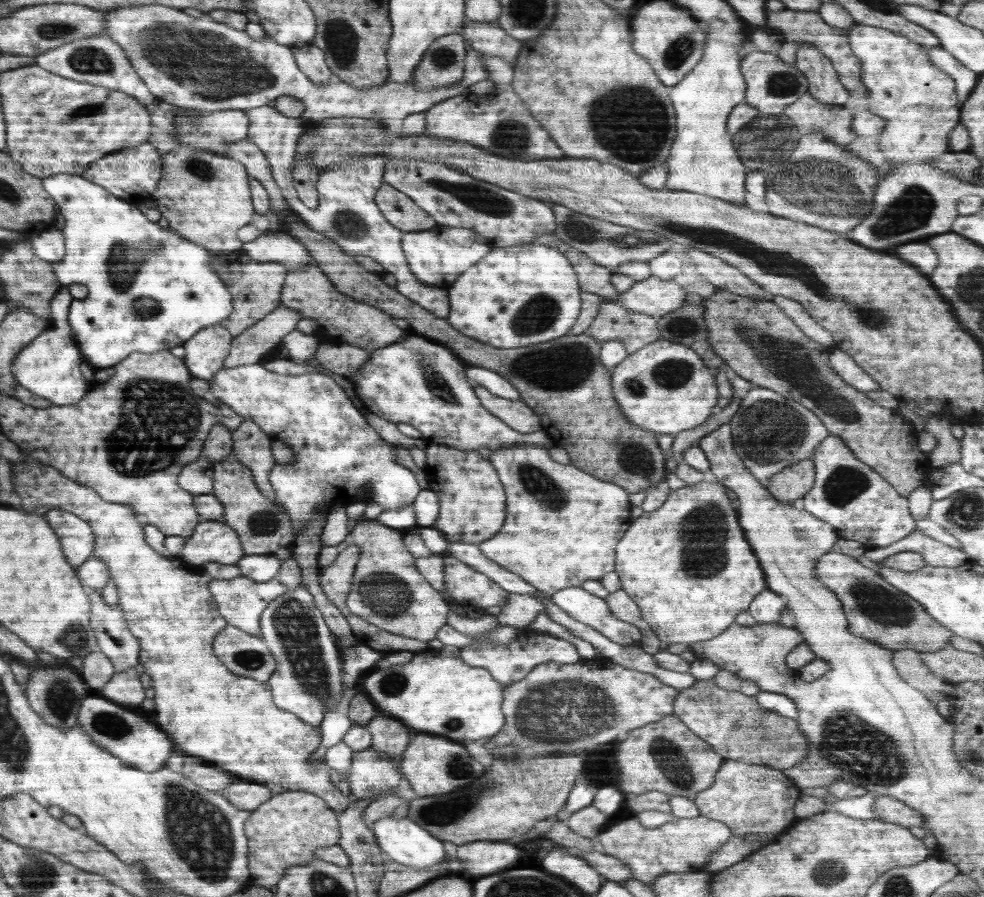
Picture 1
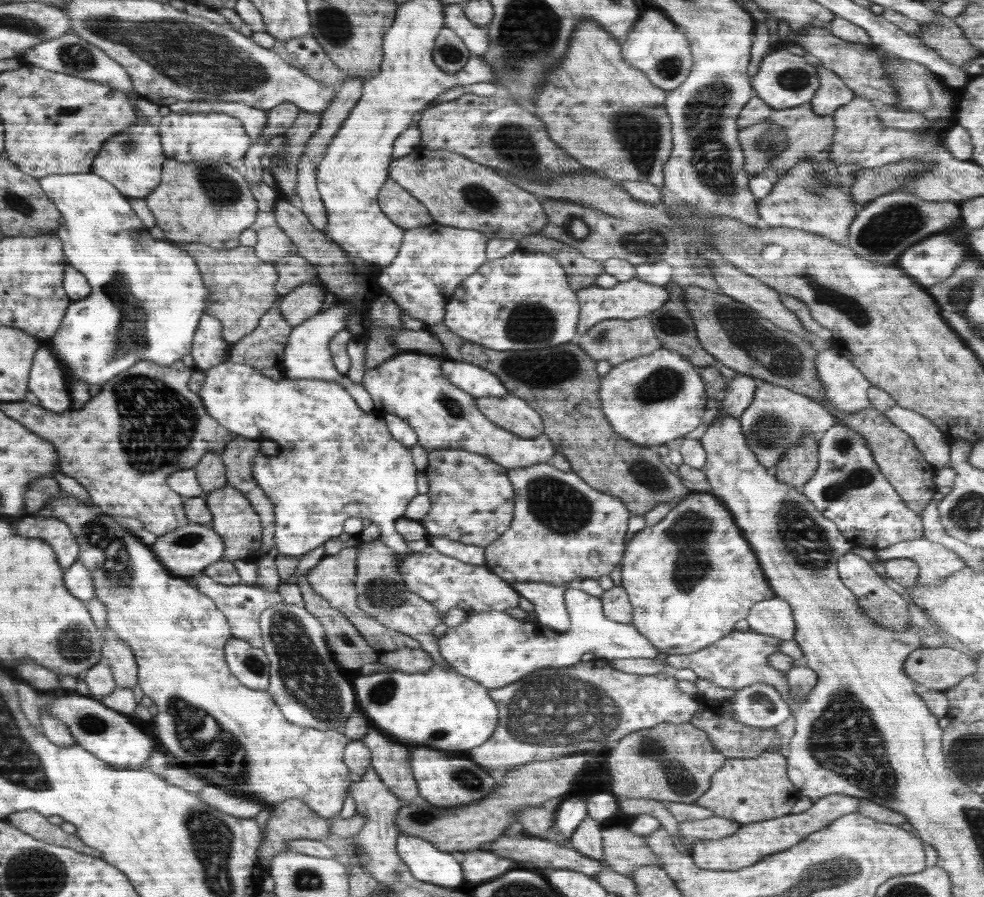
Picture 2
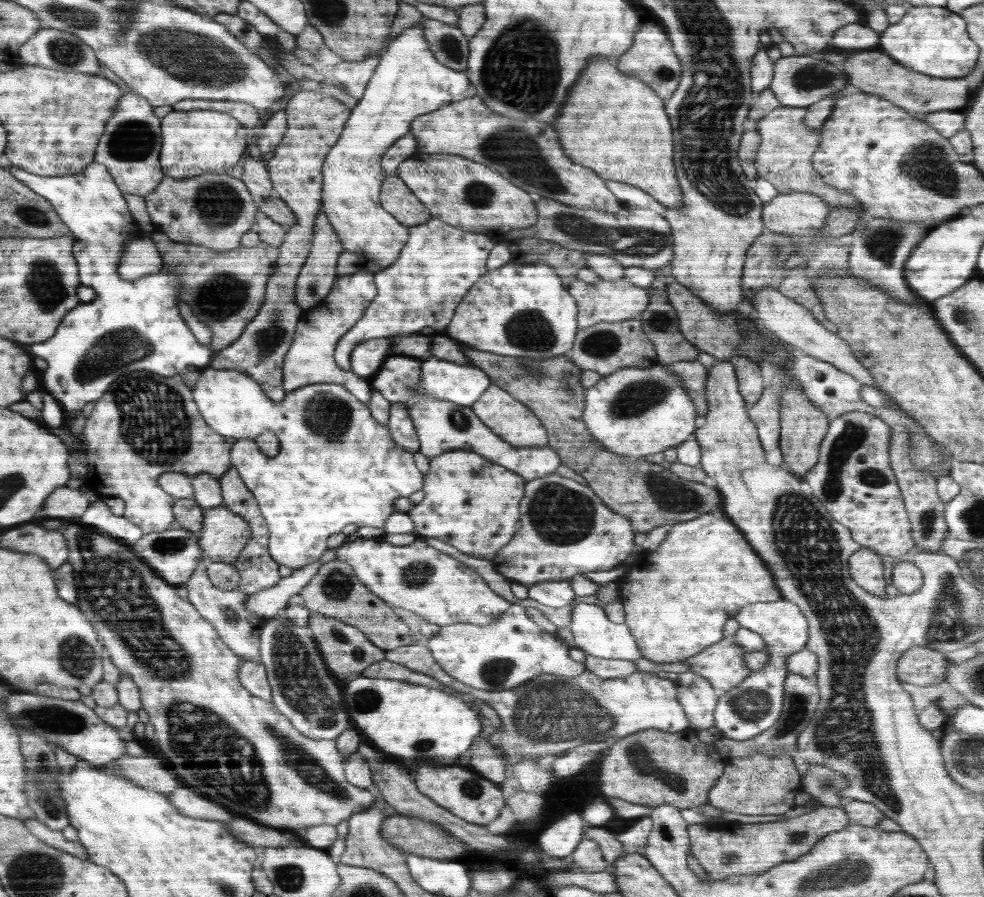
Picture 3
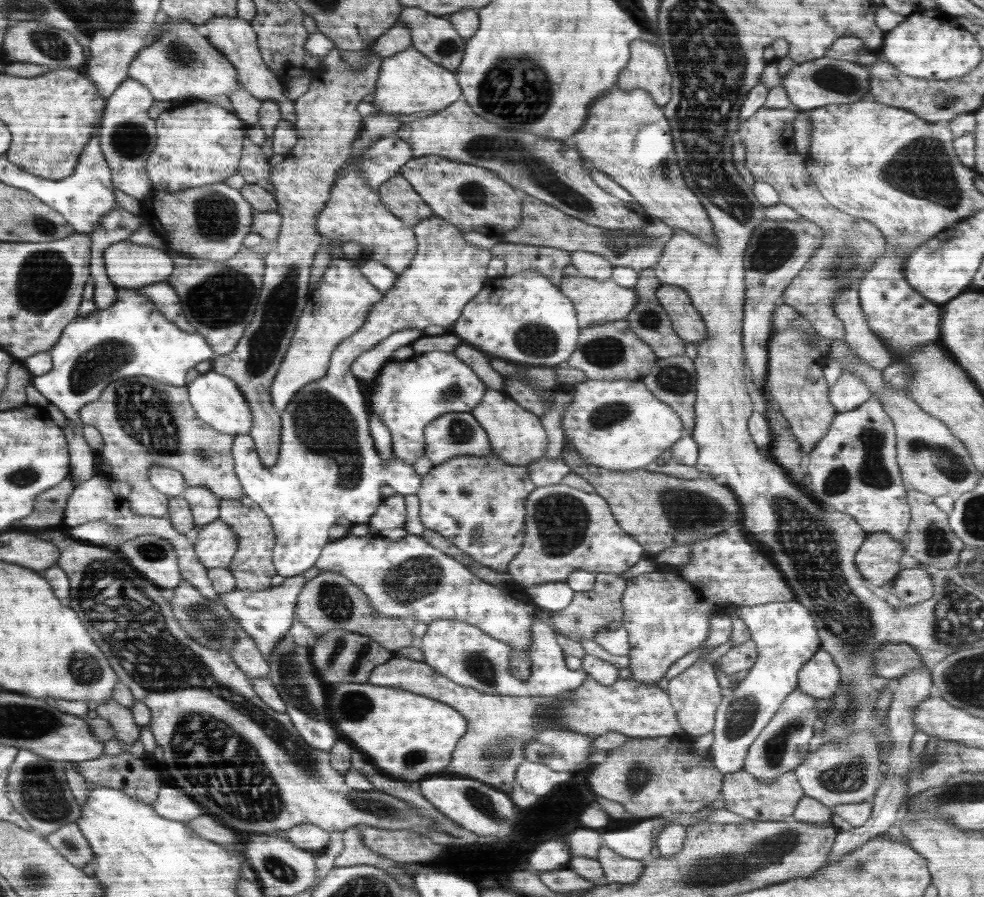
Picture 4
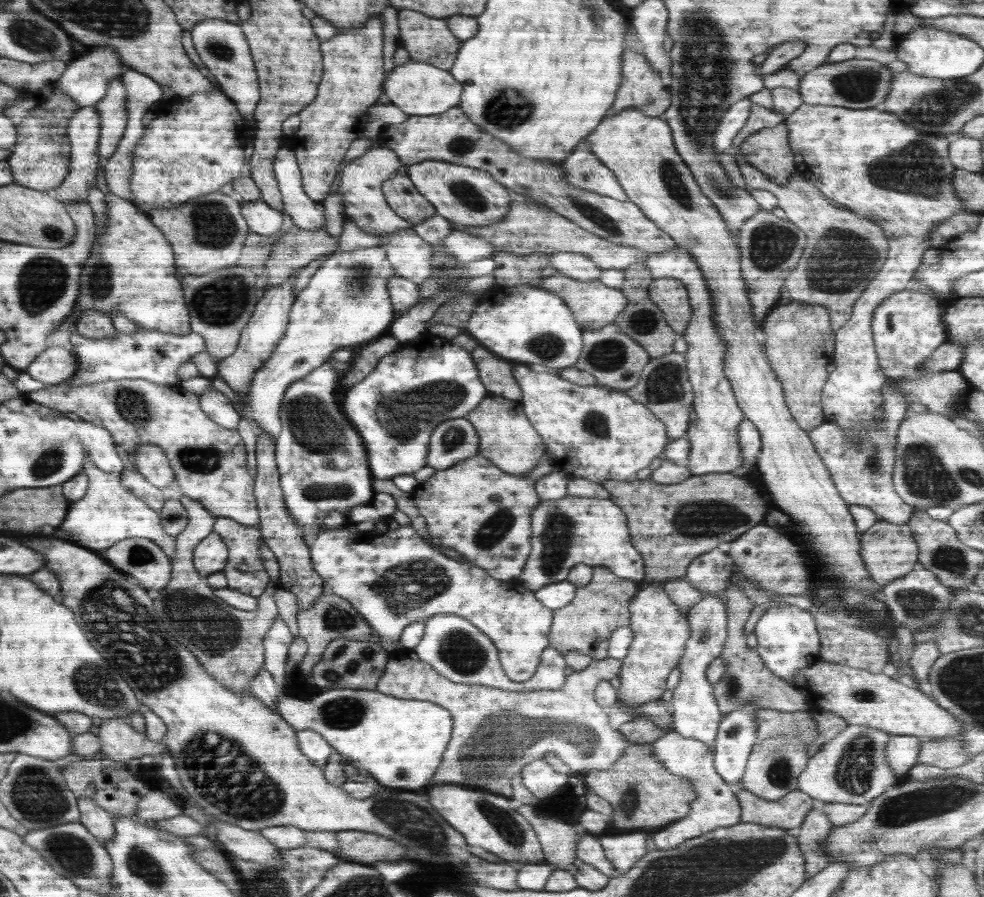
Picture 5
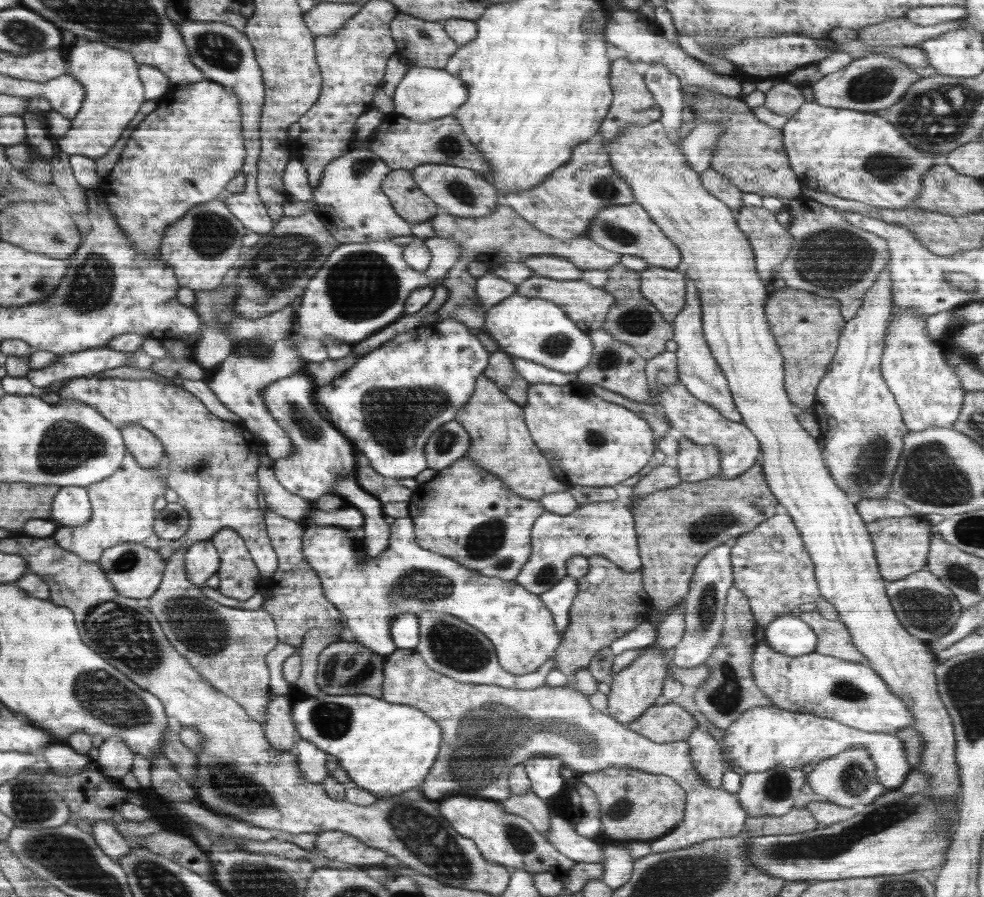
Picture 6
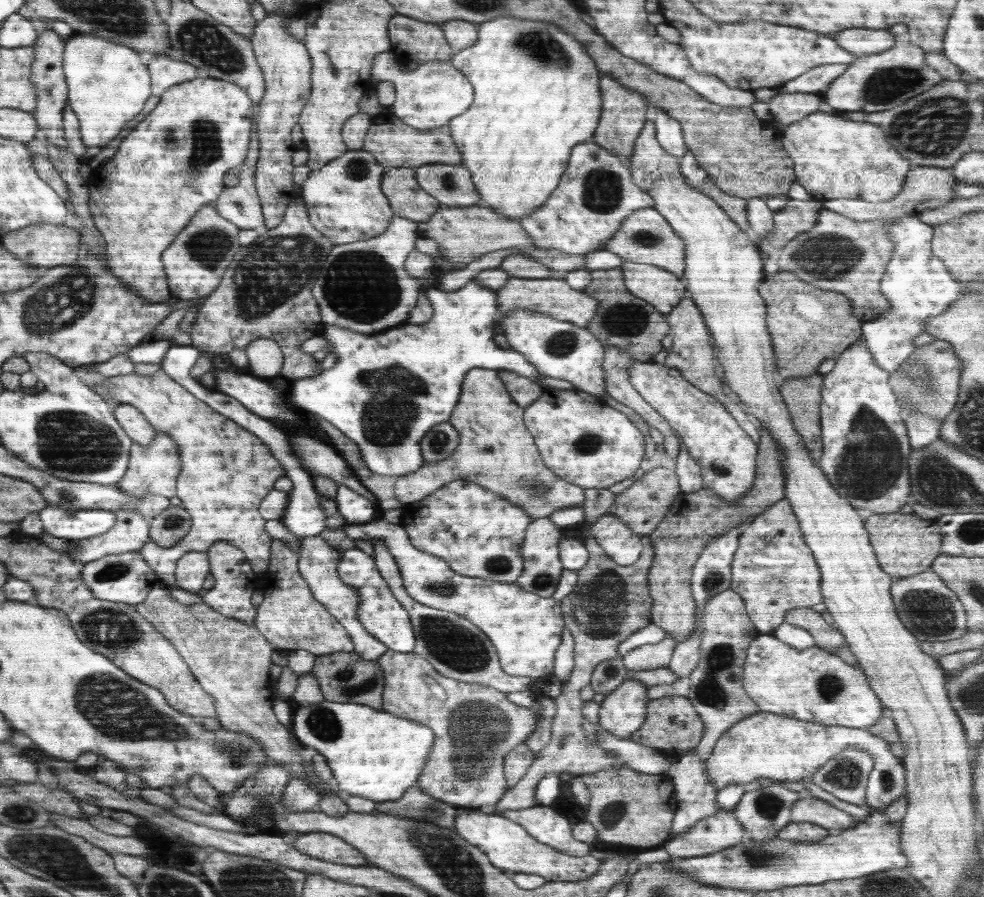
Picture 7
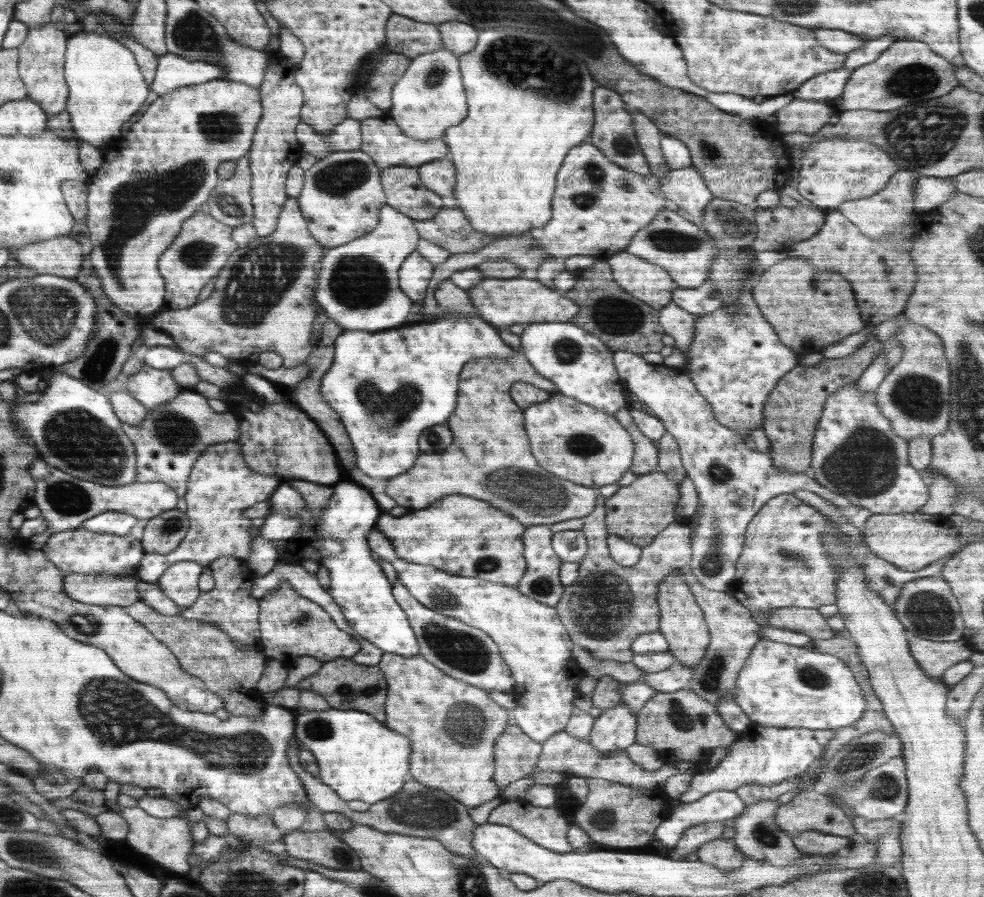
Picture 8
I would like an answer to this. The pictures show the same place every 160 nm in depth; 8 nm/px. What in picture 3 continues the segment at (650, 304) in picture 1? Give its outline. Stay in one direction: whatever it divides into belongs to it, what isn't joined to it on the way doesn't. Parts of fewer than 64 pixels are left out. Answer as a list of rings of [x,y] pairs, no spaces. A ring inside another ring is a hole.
[[[624,277],[616,281],[600,279],[595,284],[587,284],[575,279],[568,286],[567,290],[577,302],[578,330],[589,328],[600,322],[621,322],[629,319],[637,319],[646,310],[649,303],[647,290],[638,286],[632,286]]]

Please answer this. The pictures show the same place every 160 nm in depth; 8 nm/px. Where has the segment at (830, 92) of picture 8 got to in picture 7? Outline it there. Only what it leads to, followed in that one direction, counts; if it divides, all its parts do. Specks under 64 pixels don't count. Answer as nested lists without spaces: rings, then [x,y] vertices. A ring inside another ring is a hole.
[[[827,64],[826,66],[816,66],[807,73],[801,74],[798,78],[793,78],[784,85],[776,88],[779,93],[812,93],[822,95],[841,74],[847,69],[845,64]]]

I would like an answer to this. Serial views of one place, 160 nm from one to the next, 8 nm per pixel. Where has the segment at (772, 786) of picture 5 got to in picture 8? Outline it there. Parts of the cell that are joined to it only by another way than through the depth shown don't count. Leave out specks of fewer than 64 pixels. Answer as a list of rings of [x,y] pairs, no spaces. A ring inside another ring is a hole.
[[[762,800],[750,803],[746,806],[737,817],[733,818],[735,835],[731,839],[732,844],[742,851],[746,857],[752,860],[766,860],[772,863],[776,868],[788,868],[796,862],[796,857],[805,855],[795,847],[793,837],[784,830],[779,829],[775,823],[775,812],[778,810],[778,802],[776,800]]]

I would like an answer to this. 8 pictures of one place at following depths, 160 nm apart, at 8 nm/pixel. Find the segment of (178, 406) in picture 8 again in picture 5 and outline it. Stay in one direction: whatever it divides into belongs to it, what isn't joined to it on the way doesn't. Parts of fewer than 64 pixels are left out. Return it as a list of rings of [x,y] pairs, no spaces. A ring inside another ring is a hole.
[[[87,456],[84,458],[84,472],[88,475],[88,488],[80,500],[69,506],[67,518],[59,531],[61,536],[70,535],[68,540],[87,546],[89,549],[104,551],[125,538],[149,538],[160,546],[169,556],[177,552],[177,540],[163,529],[160,511],[154,511],[129,489],[120,484],[121,472],[104,472],[96,468]]]

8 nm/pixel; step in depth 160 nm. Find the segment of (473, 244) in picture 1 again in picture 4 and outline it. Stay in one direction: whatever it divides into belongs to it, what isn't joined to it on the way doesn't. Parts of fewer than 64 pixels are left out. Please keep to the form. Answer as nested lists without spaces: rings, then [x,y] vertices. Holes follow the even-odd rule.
[[[436,215],[416,223],[411,229],[414,231],[418,248],[408,269],[404,270],[398,276],[396,284],[383,294],[360,329],[333,349],[327,373],[300,388],[281,412],[281,447],[274,466],[265,467],[257,450],[254,449],[253,441],[247,438],[253,418],[245,396],[232,378],[210,370],[200,373],[187,386],[192,408],[197,415],[214,430],[234,434],[238,438],[231,450],[235,457],[235,473],[242,483],[244,494],[270,519],[275,534],[272,562],[276,572],[283,577],[296,576],[315,565],[323,546],[329,541],[328,531],[337,524],[338,518],[346,518],[351,524],[368,524],[384,499],[382,494],[384,486],[389,491],[402,495],[417,494],[420,488],[421,476],[414,471],[413,465],[398,457],[392,457],[383,464],[369,431],[370,414],[363,395],[364,388],[352,374],[351,364],[357,356],[370,350],[370,347],[376,346],[397,330],[423,330],[430,325],[451,327],[462,315],[464,306],[479,294],[488,282],[487,268],[493,256],[490,250],[480,250],[472,246],[472,243],[466,242],[459,228]]]

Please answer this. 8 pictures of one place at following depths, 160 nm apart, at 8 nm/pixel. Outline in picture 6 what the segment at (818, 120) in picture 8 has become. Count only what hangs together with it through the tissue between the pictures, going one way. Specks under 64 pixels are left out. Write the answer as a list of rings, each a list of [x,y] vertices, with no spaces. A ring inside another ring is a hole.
[[[787,78],[780,80],[784,80],[784,82],[776,80],[772,88],[765,94],[765,103],[763,105],[772,110],[773,113],[784,115],[789,119],[806,100],[796,83]]]

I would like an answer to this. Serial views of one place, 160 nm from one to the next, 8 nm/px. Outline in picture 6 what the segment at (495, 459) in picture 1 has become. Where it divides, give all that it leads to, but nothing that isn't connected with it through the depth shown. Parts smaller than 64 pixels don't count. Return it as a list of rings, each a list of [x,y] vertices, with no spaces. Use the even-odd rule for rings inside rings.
[[[626,496],[626,500],[618,498],[618,500],[616,499],[610,502],[577,505],[577,507],[567,515],[544,510],[542,514],[536,518],[532,526],[531,555],[529,556],[528,562],[521,568],[520,574],[515,578],[515,581],[532,594],[542,594],[565,577],[567,572],[567,560],[570,560],[570,558],[577,554],[587,557],[599,554],[607,558],[610,562],[613,562],[622,570],[634,572],[642,568],[638,550],[638,537],[635,530],[636,521],[634,521],[632,511],[628,507],[628,496]]]

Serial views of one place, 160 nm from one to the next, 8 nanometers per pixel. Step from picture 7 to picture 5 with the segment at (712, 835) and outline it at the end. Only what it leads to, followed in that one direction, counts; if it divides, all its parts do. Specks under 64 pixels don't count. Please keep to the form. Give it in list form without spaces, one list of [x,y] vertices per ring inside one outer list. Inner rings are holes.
[[[413,649],[390,653],[384,672],[376,689],[382,694],[394,695],[396,698],[425,700],[443,706],[452,715],[452,733],[442,762],[436,769],[428,786],[434,784],[464,784],[476,786],[482,790],[490,790],[498,795],[508,798],[512,795],[511,778],[519,774],[527,765],[536,760],[543,759],[546,754],[553,753],[570,767],[574,772],[588,772],[594,770],[608,770],[612,764],[628,750],[632,743],[628,743],[622,734],[610,730],[608,718],[604,710],[595,701],[595,690],[598,683],[619,676],[620,660],[609,656],[605,659],[594,659],[582,671],[574,671],[566,677],[564,686],[558,690],[530,690],[528,692],[512,692],[492,686],[465,685],[452,682],[438,674],[427,662],[414,656]],[[670,732],[656,740],[652,744],[652,756],[674,775],[680,775],[687,778],[692,783],[692,788],[696,792],[696,801],[690,805],[690,811],[681,819],[668,826],[656,830],[650,836],[649,842],[656,849],[671,849],[680,846],[689,838],[696,838],[720,827],[732,826],[741,822],[740,803],[736,799],[736,794],[742,790],[741,784],[736,783],[730,786],[722,780],[722,777],[716,773],[713,764],[713,748],[708,744],[684,738],[680,734]]]

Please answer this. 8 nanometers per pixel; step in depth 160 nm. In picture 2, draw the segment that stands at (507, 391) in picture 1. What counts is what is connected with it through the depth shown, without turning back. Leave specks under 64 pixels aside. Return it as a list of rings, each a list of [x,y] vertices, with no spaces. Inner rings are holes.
[[[445,358],[441,369],[452,386],[464,390],[472,397],[496,397],[507,395],[504,384],[492,371],[476,366],[471,362],[462,362]]]

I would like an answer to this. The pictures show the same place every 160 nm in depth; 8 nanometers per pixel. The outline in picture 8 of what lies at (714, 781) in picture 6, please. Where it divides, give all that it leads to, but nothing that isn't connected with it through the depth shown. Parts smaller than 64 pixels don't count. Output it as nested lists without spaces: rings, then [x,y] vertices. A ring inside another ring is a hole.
[[[714,821],[700,823],[684,830],[675,849],[672,849],[667,855],[676,860],[684,860],[684,856],[696,852],[696,849],[705,842],[718,838],[726,828],[726,821]]]

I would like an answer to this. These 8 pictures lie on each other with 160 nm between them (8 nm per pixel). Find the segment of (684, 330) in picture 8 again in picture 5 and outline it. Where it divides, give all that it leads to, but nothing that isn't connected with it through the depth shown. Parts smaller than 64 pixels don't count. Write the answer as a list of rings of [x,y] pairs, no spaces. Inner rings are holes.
[[[678,246],[662,254],[651,254],[643,265],[644,268],[650,270],[653,279],[668,277],[681,281],[688,292],[690,308],[692,308],[690,323],[686,327],[685,334],[682,334],[688,344],[685,361],[689,374],[688,382],[694,392],[692,409],[697,416],[685,434],[691,446],[687,467],[692,475],[736,472],[743,465],[738,430],[745,416],[738,406],[724,372],[724,355],[727,346],[719,329],[712,322],[713,300],[706,288],[706,280],[702,272],[698,270],[698,264],[694,262],[694,258],[688,254],[688,251]]]

